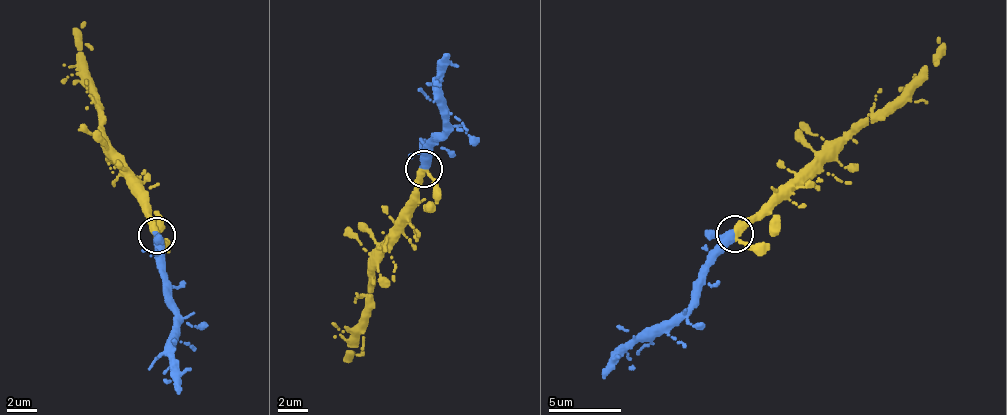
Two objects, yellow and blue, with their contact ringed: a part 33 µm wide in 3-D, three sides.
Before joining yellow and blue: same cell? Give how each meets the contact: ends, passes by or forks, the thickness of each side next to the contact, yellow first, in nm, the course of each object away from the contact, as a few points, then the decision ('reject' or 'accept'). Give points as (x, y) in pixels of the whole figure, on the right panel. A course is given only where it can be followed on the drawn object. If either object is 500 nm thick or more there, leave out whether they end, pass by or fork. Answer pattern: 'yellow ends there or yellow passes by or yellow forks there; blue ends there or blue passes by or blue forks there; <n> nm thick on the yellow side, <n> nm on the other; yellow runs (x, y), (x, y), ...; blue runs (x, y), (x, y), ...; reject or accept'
yellow passes by; blue passes by; 380 nm thick on the yellow side, 360 nm on the other; yellow runs (736, 233), (761, 221), (874, 124), (934, 63), (938, 38); blue runs (732, 233), (689, 307), (649, 329), (602, 377); accept

